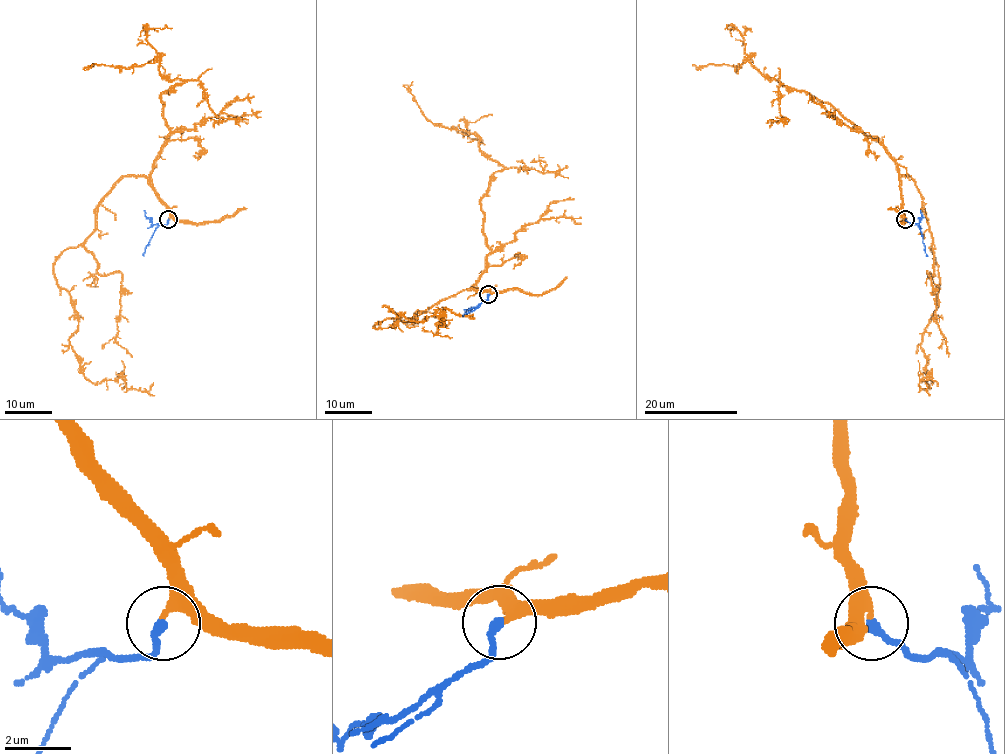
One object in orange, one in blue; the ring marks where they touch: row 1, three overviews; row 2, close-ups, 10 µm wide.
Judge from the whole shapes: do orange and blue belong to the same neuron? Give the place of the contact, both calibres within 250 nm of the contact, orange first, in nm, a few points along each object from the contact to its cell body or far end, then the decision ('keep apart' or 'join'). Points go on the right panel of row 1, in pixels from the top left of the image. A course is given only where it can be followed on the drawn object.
place (905, 219); calibres 300 and 260 nm; course orange (905, 219), (900, 178), (909, 175), (938, 267), (935, 312), (920, 348), (925, 382); course blue (905, 220), (920, 229), (927, 256); join

